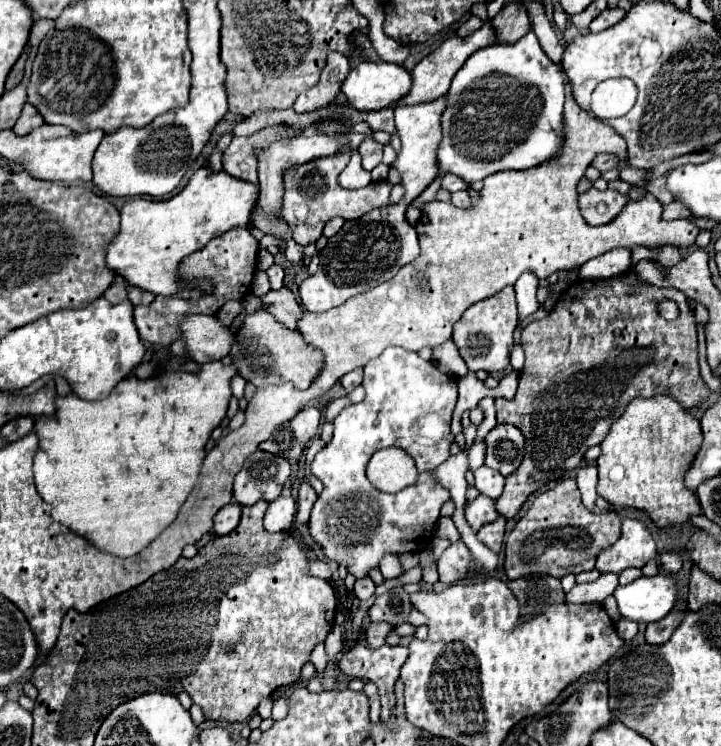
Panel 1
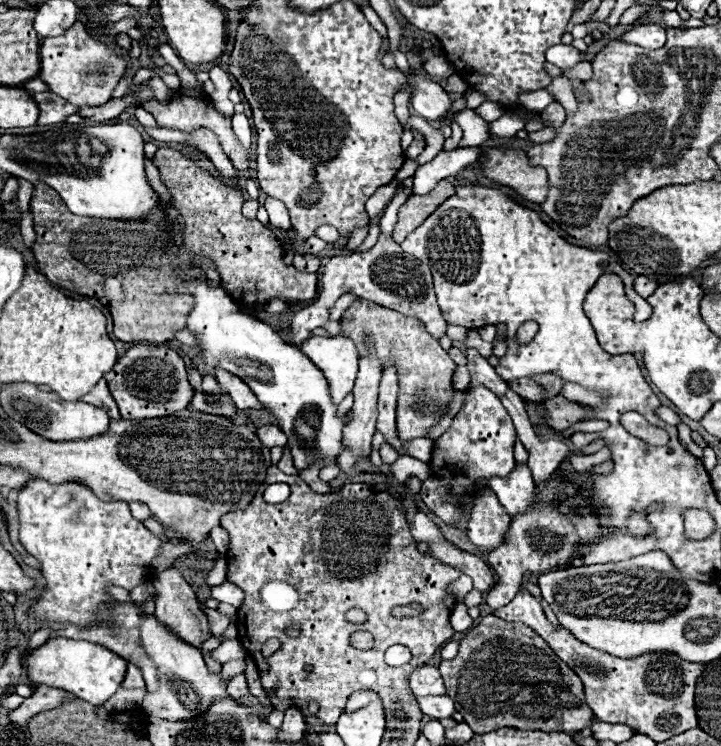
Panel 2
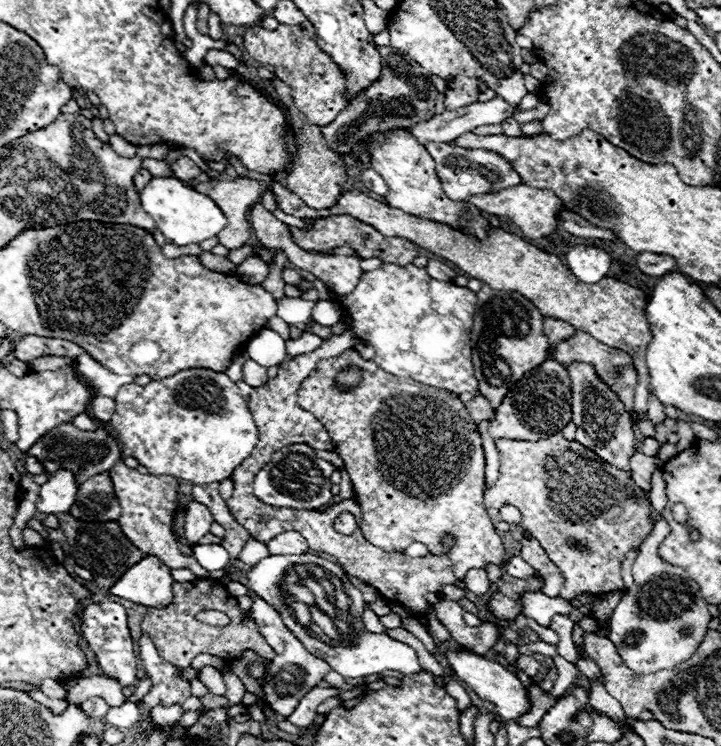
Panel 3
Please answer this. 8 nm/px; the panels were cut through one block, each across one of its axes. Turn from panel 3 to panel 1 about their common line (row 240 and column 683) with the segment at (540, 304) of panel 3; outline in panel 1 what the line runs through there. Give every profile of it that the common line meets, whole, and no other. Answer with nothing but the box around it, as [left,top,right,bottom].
[598,394,702,530]

